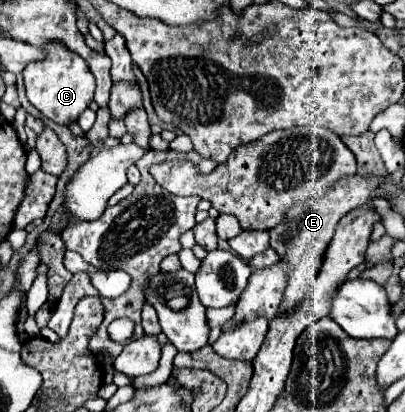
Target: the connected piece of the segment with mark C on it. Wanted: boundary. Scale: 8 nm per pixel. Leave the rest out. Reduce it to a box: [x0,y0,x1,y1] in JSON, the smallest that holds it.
[22,42,96,124]

